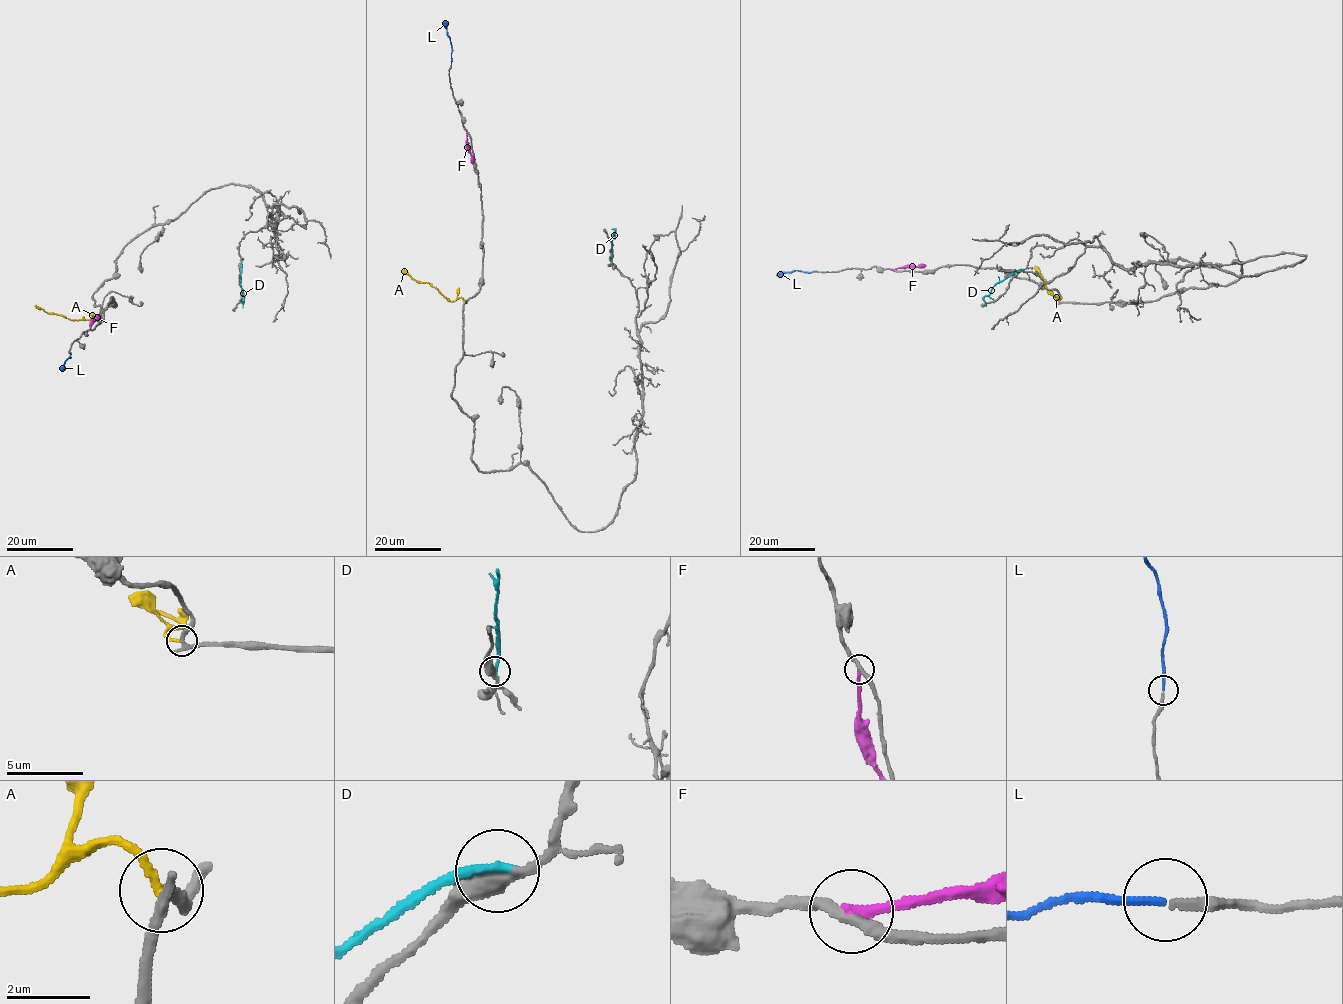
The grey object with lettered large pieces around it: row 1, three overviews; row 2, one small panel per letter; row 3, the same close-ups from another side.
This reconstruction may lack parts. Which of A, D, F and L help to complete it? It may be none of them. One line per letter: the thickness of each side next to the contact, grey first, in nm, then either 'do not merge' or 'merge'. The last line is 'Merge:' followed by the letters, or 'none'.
A: 280 nm thick on the grey side, 200 nm on the other; do not merge
D: 400 nm thick on the grey side, 240 nm on the other; do not merge
F: 240 nm thick on the grey side, 240 nm on the other; do not merge
L: 220 nm thick on the grey side, 180 nm on the other; merge
Merge: L

